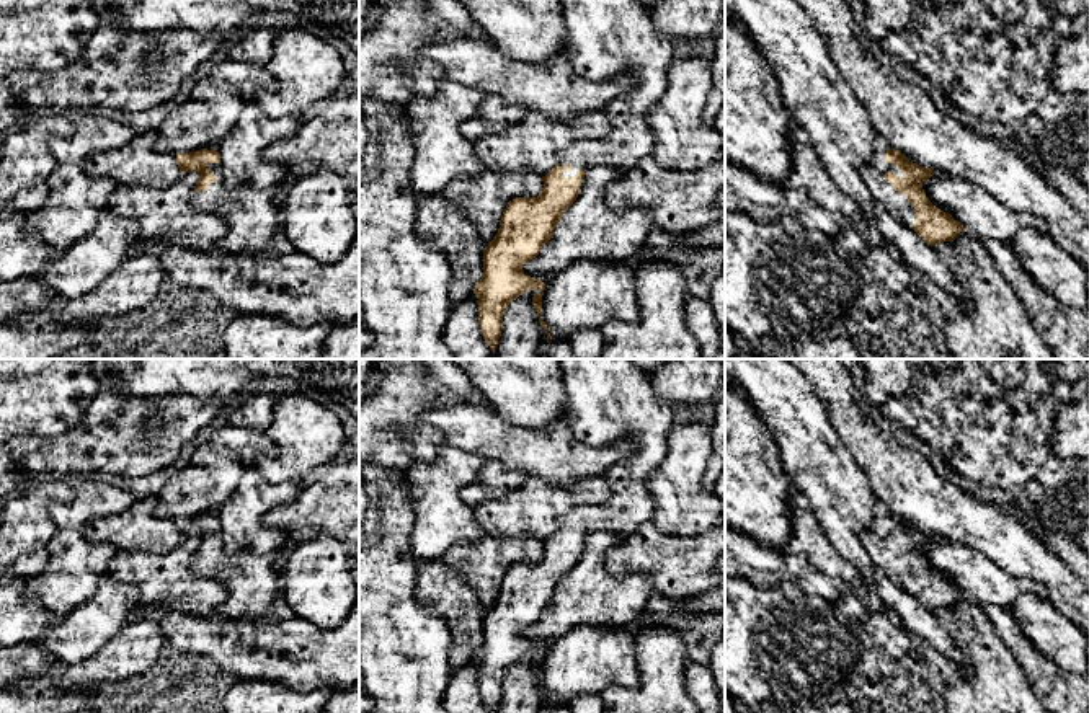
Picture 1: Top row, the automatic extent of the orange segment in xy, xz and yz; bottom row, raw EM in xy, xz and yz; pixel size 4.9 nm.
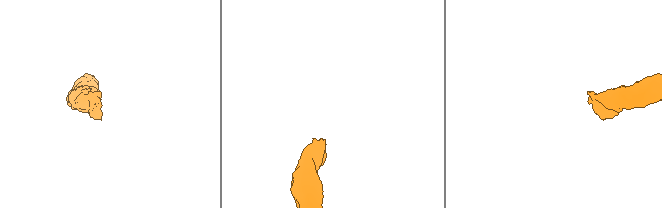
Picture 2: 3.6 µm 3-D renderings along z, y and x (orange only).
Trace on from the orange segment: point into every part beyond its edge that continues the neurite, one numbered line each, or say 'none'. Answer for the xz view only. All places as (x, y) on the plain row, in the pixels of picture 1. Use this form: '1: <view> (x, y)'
1: xz (606, 398)

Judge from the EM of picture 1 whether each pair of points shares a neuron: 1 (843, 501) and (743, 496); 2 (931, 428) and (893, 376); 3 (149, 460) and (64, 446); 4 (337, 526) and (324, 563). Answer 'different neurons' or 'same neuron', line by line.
1: different neurons
2: different neurons
3: same neuron
4: different neurons

